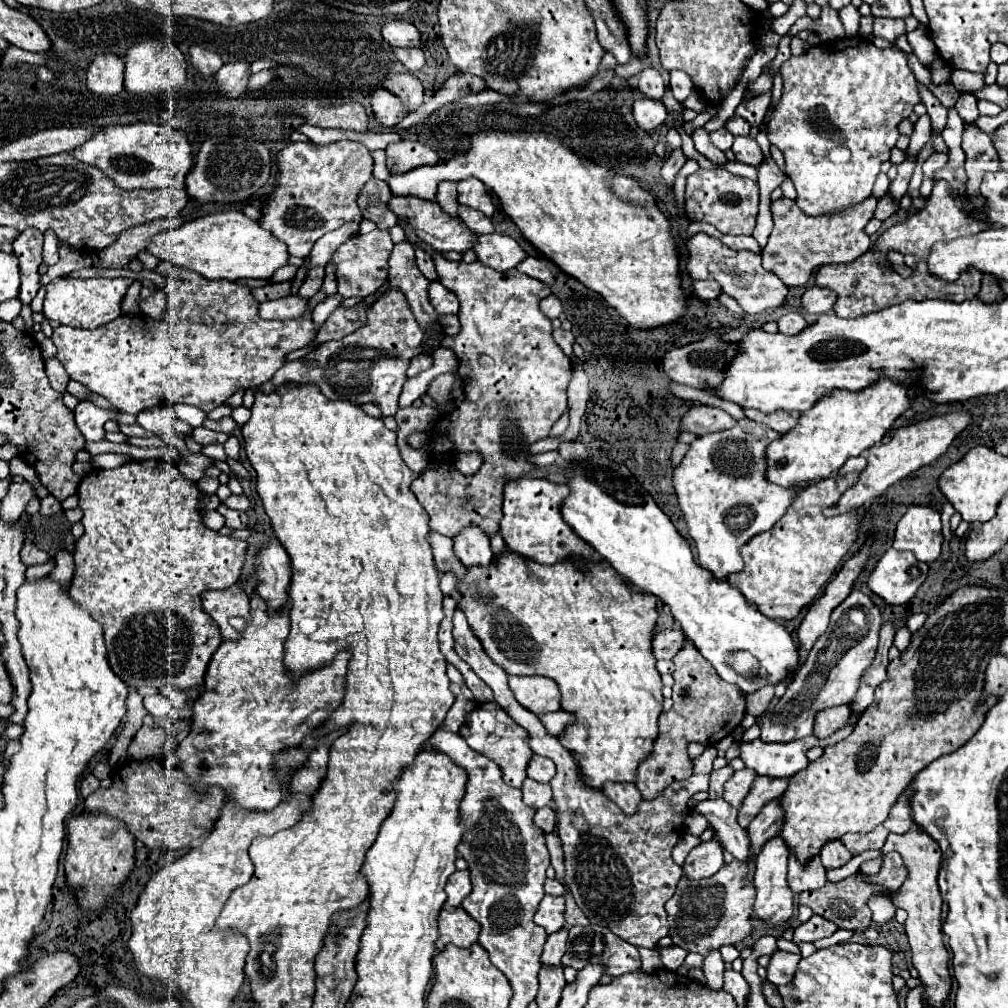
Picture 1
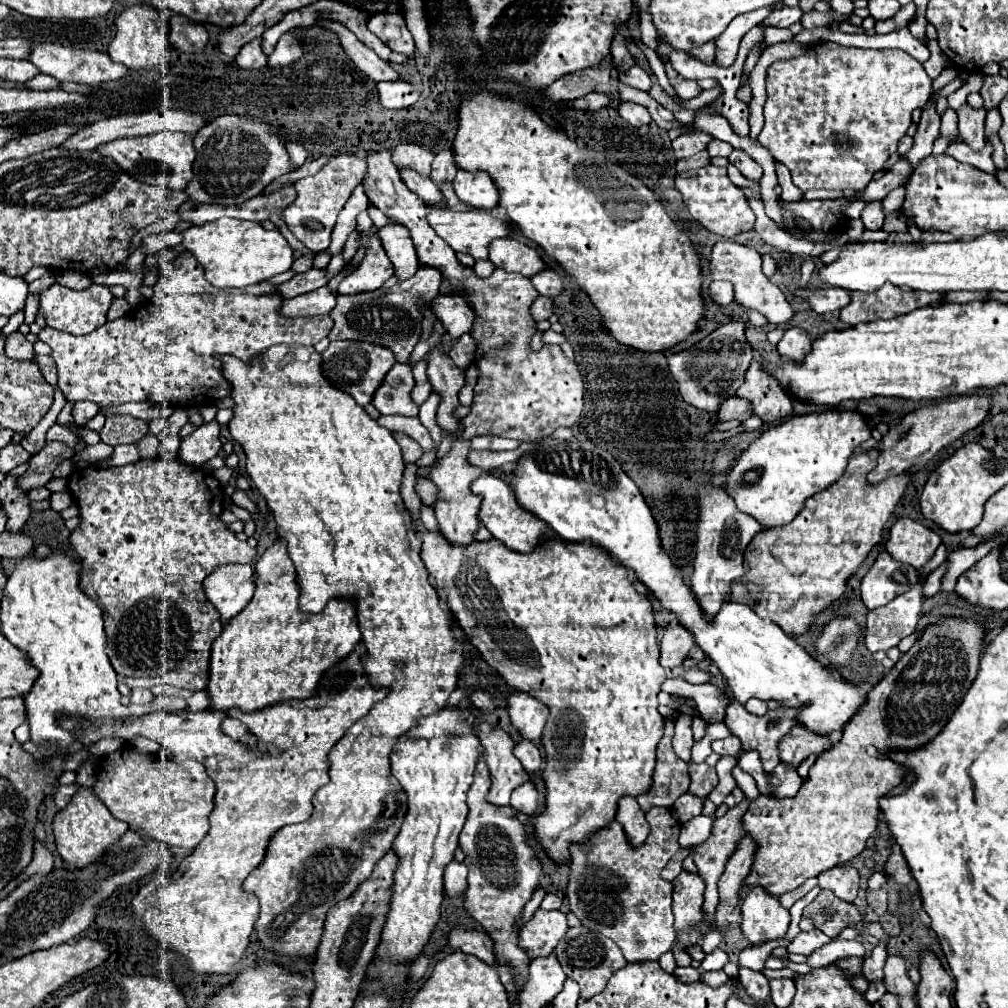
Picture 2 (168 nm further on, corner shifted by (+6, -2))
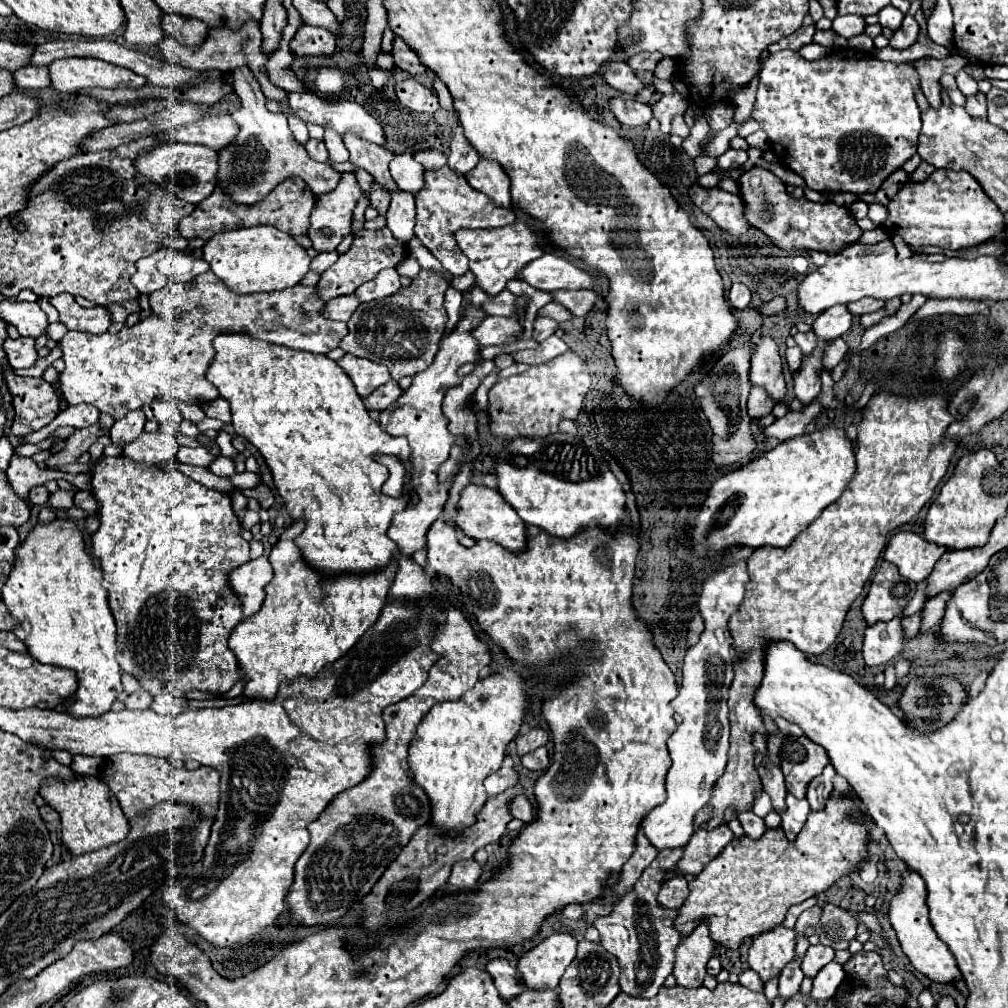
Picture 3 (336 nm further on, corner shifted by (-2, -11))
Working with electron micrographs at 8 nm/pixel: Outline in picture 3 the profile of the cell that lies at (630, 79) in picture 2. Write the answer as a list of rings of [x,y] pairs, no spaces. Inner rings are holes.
[[[610,60],[606,64],[604,80],[612,88],[616,88],[620,92],[626,92],[626,94],[636,94],[640,88],[644,88],[644,84],[636,78],[632,68],[626,62],[620,62],[620,60]]]

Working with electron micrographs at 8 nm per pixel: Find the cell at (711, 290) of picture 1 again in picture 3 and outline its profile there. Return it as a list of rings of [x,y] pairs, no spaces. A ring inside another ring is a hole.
[[[732,284],[730,292],[728,292],[728,298],[730,298],[730,304],[736,308],[736,310],[742,310],[750,304],[752,300],[752,292],[746,284]]]

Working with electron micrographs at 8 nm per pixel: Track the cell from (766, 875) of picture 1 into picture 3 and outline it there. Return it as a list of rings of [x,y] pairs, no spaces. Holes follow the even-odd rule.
[[[776,926],[754,938],[748,952],[748,966],[766,984],[770,978],[780,976],[782,968],[794,958],[796,932],[784,926]]]

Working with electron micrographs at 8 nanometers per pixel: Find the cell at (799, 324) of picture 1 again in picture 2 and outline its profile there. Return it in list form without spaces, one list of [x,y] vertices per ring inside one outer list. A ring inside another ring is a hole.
[[[798,327],[786,329],[778,343],[778,353],[794,361],[800,361],[800,357],[804,357],[808,349],[810,349],[810,337],[804,329],[798,329]]]

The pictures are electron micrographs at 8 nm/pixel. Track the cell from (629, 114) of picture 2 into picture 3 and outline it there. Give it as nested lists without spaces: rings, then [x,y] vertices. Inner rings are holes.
[[[612,98],[608,106],[616,120],[626,126],[646,126],[652,118],[652,108],[632,98]]]

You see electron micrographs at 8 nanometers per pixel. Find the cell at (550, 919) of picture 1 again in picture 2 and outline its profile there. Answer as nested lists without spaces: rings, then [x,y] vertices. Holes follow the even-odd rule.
[[[540,907],[536,909],[534,917],[520,929],[520,947],[526,949],[532,959],[550,955],[566,931],[568,925],[562,911],[546,911]]]

